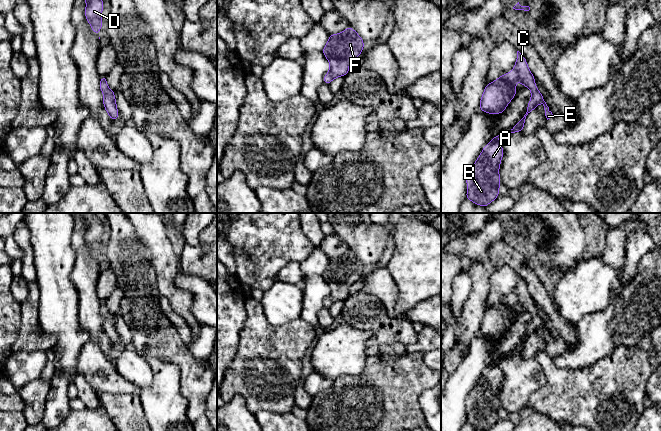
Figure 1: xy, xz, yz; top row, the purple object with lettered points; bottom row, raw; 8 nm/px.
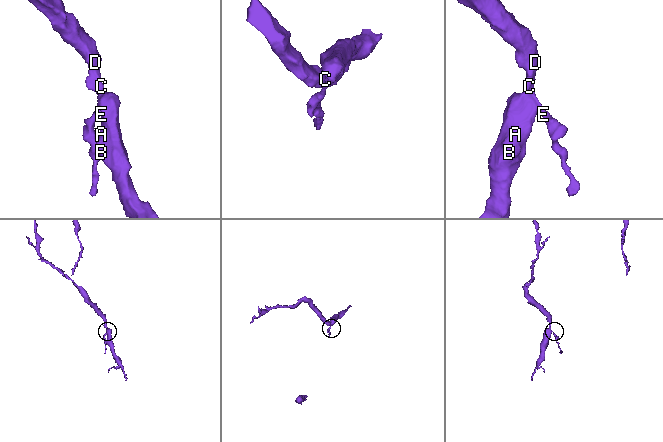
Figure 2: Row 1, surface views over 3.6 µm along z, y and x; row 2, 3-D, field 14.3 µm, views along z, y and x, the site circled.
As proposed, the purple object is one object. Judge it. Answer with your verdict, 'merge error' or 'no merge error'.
no merge error

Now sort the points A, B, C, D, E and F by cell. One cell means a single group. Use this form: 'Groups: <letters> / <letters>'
Groups: A B C D E F

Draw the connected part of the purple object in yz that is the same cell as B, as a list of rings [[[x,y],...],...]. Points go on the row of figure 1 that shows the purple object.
[[[517,51],[517,60],[513,70],[486,84],[479,109],[488,114],[502,114],[516,96],[516,80],[519,80],[523,86],[531,91],[531,99],[525,114],[511,130],[492,138],[467,172],[465,199],[484,208],[499,196],[499,186],[501,185],[499,168],[504,155],[504,149],[499,138],[507,134],[522,132],[528,115],[539,103],[544,106],[547,120],[553,116],[544,101],[544,97],[536,87],[535,77],[529,70],[526,58],[519,51]]]

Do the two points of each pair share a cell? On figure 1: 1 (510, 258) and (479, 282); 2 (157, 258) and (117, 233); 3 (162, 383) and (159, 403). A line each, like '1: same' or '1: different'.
1: same
2: different
3: same

